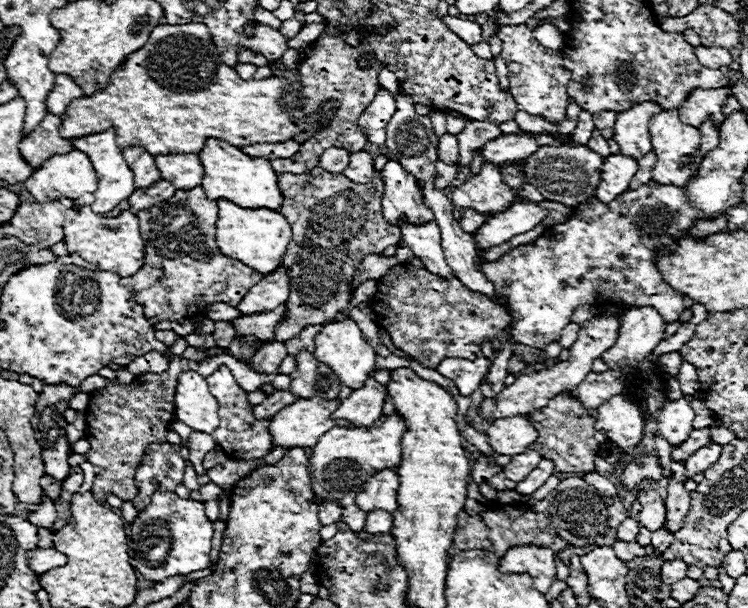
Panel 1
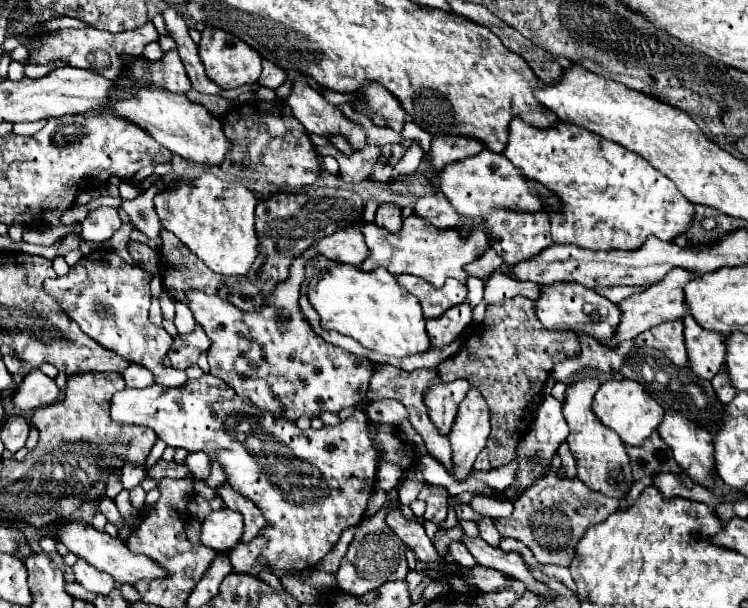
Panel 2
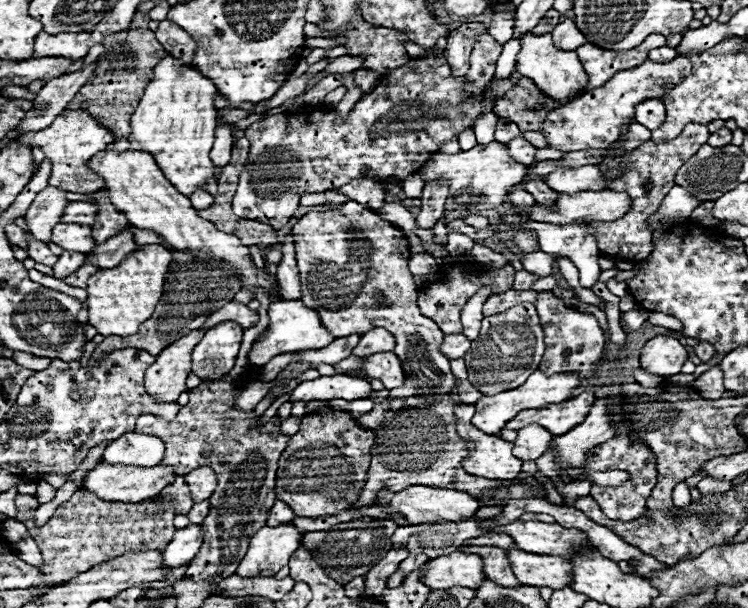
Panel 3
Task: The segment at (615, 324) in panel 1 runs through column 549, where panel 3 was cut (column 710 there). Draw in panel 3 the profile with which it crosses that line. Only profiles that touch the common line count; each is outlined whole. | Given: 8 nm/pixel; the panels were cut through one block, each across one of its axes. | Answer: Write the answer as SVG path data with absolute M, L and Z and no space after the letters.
M714 366L714 368L710 368L708 372L704 372L702 376L698 376L694 382L692 382L692 386L698 390L698 394L702 396L702 398L706 398L706 400L718 400L724 392L726 392L726 388L724 388L724 384L722 384L722 370L718 368L718 366Z

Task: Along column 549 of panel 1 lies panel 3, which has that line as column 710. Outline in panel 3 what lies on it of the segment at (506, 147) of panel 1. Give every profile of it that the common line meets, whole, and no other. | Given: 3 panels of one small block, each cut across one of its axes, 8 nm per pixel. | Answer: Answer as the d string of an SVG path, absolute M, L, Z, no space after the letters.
M720 128L718 132L710 134L708 144L710 146L726 146L726 144L730 144L730 140L732 140L732 132L728 128Z

